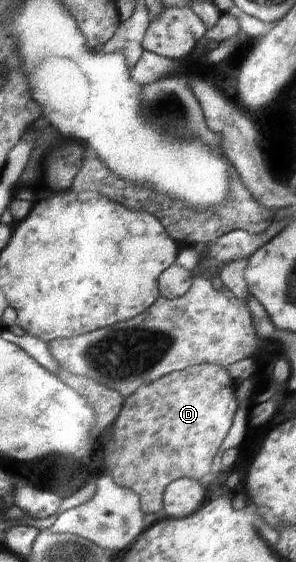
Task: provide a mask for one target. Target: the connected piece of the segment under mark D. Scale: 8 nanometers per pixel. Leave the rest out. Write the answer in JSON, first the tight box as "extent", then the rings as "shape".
{"extent":[98,363,238,514],"shape":[[[202,363],[200,367],[192,367],[192,371],[174,371],[164,379],[156,379],[156,383],[148,383],[148,387],[140,387],[140,391],[130,395],[128,403],[124,403],[124,415],[112,423],[110,433],[107,429],[98,437],[104,447],[107,473],[120,487],[138,493],[140,499],[143,499],[142,508],[148,513],[161,514],[163,494],[167,486],[177,479],[194,479],[207,491],[210,487],[212,459],[232,427],[236,407],[238,403],[234,377],[226,367],[214,363]]]}

